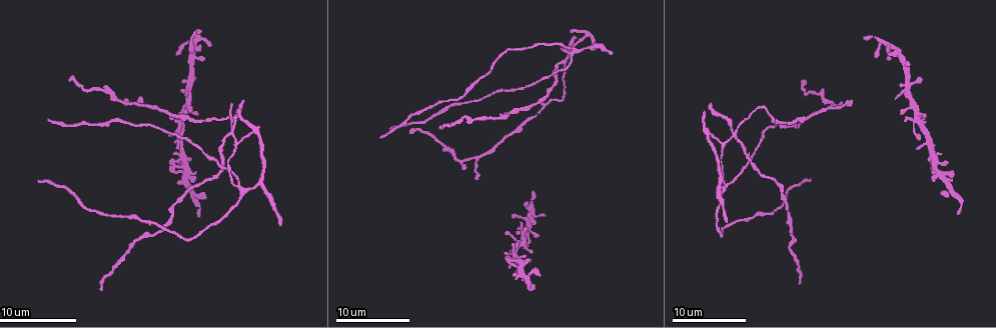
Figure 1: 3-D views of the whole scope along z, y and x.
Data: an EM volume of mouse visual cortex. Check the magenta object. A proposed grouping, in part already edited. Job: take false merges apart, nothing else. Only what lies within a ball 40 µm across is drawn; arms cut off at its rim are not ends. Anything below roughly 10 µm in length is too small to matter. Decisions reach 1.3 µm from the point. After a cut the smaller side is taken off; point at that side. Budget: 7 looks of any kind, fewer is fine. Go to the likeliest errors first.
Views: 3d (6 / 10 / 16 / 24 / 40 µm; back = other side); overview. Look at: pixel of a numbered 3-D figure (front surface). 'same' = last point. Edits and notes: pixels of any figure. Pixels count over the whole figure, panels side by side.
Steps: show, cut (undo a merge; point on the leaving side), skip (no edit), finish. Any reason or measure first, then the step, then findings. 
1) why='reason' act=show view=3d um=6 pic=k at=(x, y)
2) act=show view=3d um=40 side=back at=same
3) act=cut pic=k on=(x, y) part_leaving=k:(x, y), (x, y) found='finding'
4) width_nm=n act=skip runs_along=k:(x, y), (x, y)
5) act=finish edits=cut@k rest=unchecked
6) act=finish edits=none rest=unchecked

why='four-way junction' act=show view=3d um=10 pic=1 at=(229, 134)

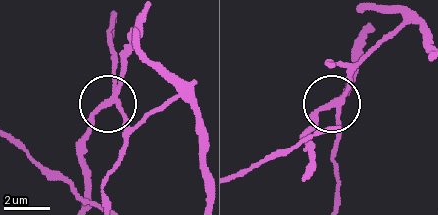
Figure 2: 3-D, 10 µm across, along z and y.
side_arm_um=33 act=cut pic=2 on=(122, 67) part_leaving=2:(113, 99), (86, 138), (86, 195) found='two neurons meet here'

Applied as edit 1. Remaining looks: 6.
act=show view=overview

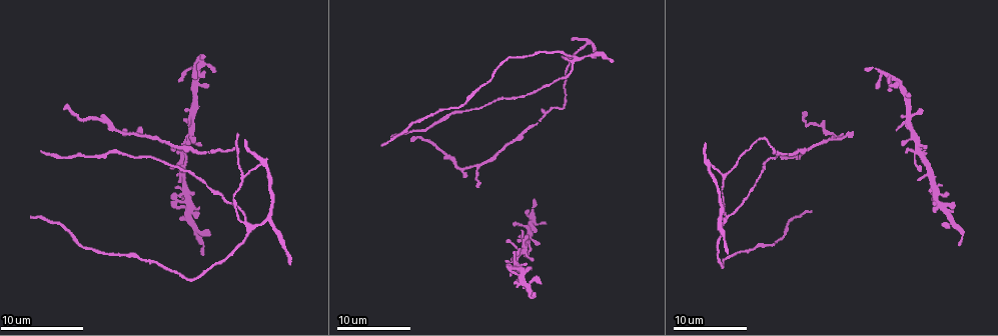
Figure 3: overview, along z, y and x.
why='two arms in line, one across' act=show view=3d um=6 pic=3 at=(246, 223)

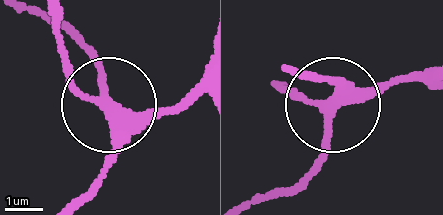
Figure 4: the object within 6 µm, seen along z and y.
act=show view=3d um=6 side=back pic=4 at=(106, 97)

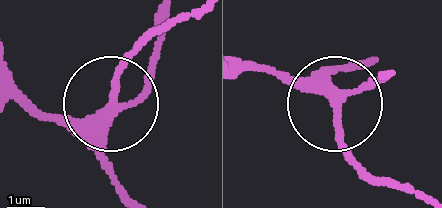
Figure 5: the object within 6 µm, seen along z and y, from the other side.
arms=3 act=skip runs_along=5:(390, 70), (333, 108), (346, 146), (368, 172) found='continuous, no second neuron'

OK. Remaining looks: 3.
why='four or more arms meet' act=show view=3d um=6 pic=3 at=(905, 122)

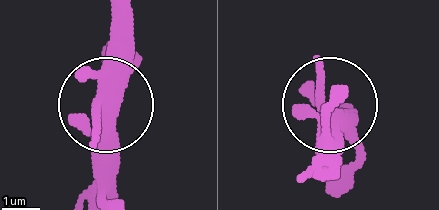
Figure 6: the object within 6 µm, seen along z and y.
act=show view=3d um=6 side=back at=same

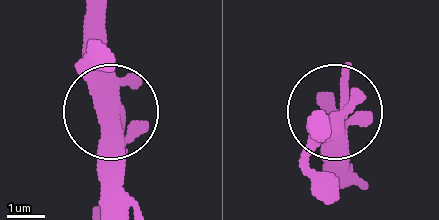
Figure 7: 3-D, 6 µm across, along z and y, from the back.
width_nm=370 act=skip found='continuous, no second neuron'

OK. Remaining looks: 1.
act=finish edits=cut@2 rest=unchecked

